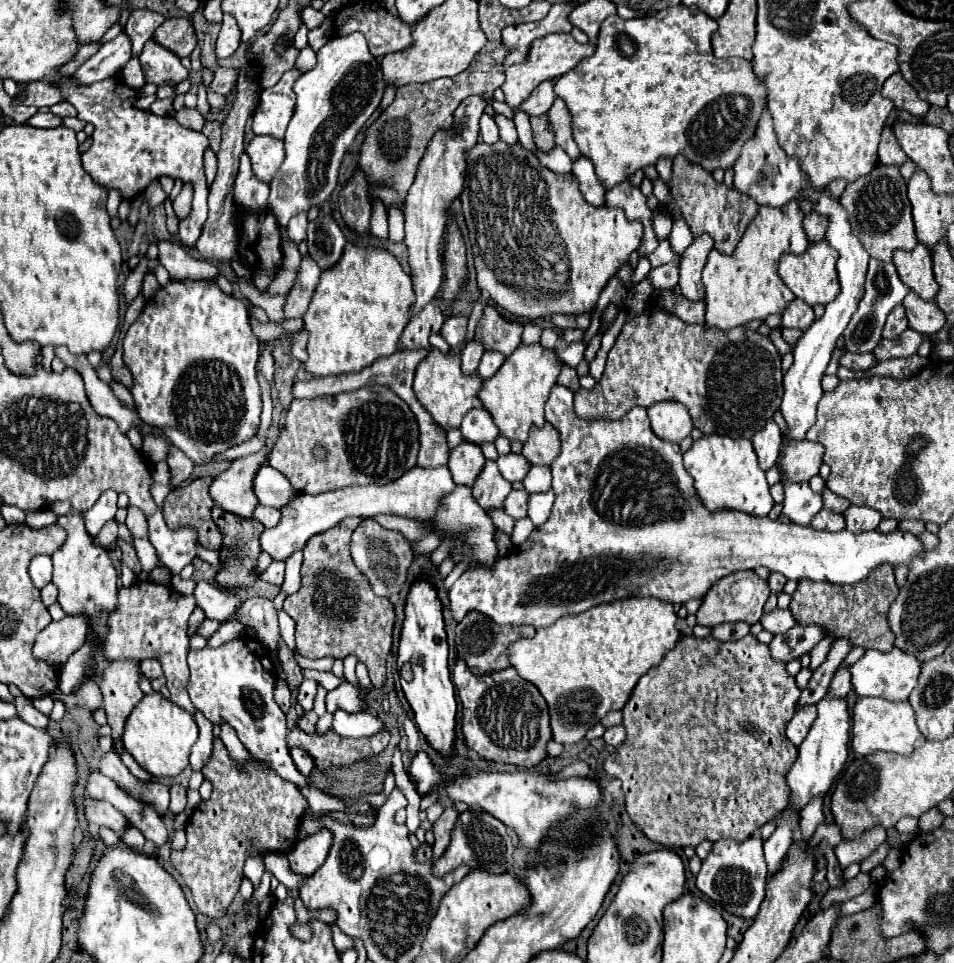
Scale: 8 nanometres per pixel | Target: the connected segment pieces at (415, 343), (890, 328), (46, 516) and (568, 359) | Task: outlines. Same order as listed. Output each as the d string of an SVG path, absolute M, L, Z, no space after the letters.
M429 303L417 313L411 323L405 327L401 335L403 349L431 349L429 347L429 335L439 331L445 321L445 315L435 303Z
M897 305L889 317L887 317L887 323L885 323L885 329L883 329L883 337L885 339L897 339L903 331L907 329L907 317L905 317L905 307L903 305Z
M41 509L41 511L35 511L35 513L29 513L27 515L27 525L29 527L47 527L47 525L53 525L57 521L57 515L51 511L51 509Z
M571 343L571 345L567 345L565 351L557 351L557 359L563 365L577 367L577 363L583 359L583 353L585 353L585 345L583 343Z

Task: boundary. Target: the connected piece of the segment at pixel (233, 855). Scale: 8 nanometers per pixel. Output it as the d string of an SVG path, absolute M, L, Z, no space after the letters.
M221 739L213 741L213 753L201 773L213 785L211 799L193 811L185 827L187 847L173 851L171 861L191 889L197 909L217 919L225 915L227 905L239 891L243 863L249 855L257 855L257 849L275 853L291 851L307 801L293 783L287 783L259 761L251 761L245 771L237 769Z

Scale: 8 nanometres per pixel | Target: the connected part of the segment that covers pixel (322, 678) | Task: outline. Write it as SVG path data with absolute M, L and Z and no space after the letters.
M305 669L303 671L305 679L313 679L329 692L342 684L342 680L331 672Z

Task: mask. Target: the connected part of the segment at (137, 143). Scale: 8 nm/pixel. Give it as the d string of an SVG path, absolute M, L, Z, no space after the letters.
M117 77L87 87L73 85L71 79L61 79L61 93L65 101L79 111L77 117L95 125L91 135L93 143L81 155L81 165L95 183L101 183L105 189L117 189L121 199L133 199L139 191L145 191L153 179L163 175L193 185L193 209L187 219L179 221L181 245L193 249L207 215L209 187L203 173L203 155L209 149L207 137L185 129L175 117L159 117L151 111L137 109L135 101L139 93L123 85Z

